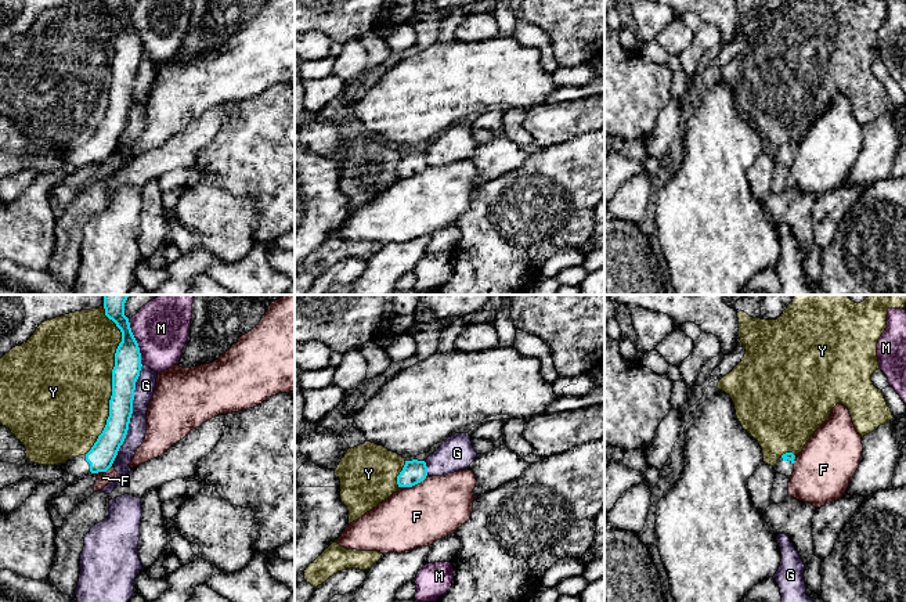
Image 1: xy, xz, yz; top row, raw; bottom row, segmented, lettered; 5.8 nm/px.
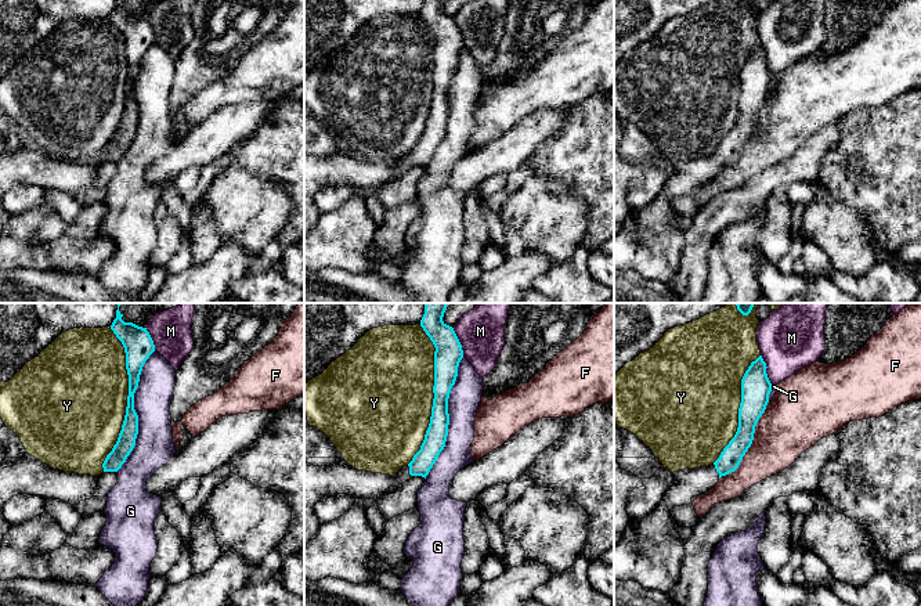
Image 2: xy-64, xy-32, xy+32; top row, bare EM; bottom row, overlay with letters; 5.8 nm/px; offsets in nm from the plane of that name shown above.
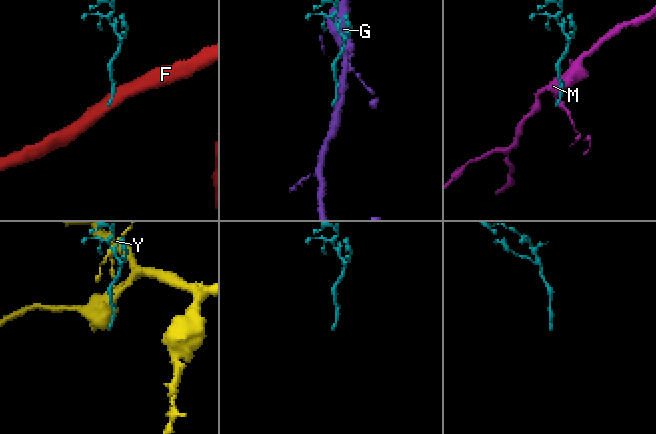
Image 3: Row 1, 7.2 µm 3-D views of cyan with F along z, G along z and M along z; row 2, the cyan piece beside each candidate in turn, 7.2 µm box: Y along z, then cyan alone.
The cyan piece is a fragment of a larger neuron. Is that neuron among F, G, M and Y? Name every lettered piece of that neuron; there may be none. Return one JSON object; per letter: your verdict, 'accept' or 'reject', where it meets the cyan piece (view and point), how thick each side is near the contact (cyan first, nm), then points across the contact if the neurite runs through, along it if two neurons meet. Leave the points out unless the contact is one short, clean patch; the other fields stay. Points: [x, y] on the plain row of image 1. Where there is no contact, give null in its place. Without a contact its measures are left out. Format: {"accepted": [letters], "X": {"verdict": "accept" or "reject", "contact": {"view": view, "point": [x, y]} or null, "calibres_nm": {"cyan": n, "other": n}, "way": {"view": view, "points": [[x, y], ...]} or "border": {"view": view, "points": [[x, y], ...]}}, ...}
{"accepted": [], "F": {"verdict": "reject", "contact": {"view": "xy", "point": [111, 155]}, "calibres_nm": {"cyan": 150, "other": 80}}, "G": {"verdict": "reject", "contact": {"view": "xy", "point": [132, 98]}, "calibres_nm": {"cyan": 160, "other": 120}}, "M": {"verdict": "reject", "contact": {"view": "xy", "point": [136, 32]}, "calibres_nm": {"cyan": 160, "other": 280}, "border": {"view": "xy", "points": [[127, 8], [143, 54]]}}, "Y": {"verdict": "reject", "contact": {"view": "xy", "point": [112, 72]}, "calibres_nm": {"cyan": 160, "other": 500}}}

